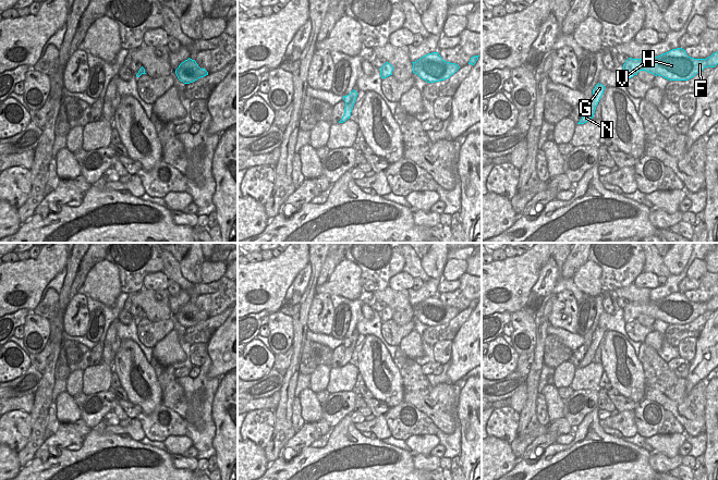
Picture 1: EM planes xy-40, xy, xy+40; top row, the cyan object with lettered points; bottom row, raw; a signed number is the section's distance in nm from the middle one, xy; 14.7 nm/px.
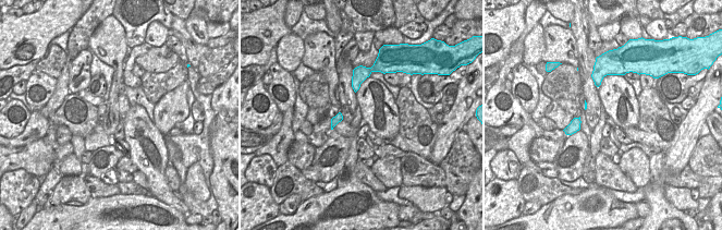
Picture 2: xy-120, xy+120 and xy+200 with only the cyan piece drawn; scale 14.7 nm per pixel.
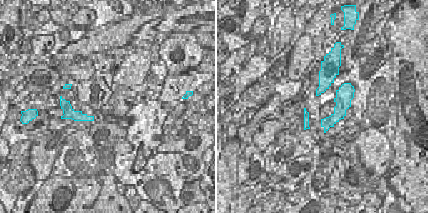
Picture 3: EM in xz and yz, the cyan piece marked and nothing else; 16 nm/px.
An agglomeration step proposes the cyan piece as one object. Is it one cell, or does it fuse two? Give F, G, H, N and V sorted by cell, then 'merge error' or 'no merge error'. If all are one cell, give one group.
F G H N V; no merge error

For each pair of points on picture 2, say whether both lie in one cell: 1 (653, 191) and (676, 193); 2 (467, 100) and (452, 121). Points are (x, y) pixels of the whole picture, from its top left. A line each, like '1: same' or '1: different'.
1: different
2: same

